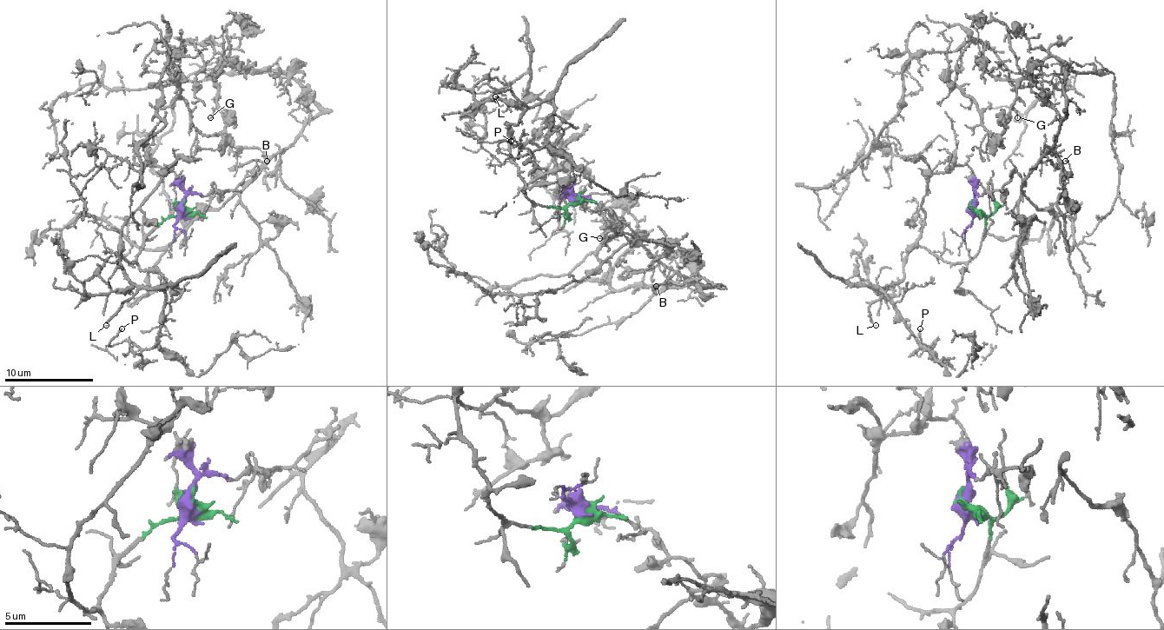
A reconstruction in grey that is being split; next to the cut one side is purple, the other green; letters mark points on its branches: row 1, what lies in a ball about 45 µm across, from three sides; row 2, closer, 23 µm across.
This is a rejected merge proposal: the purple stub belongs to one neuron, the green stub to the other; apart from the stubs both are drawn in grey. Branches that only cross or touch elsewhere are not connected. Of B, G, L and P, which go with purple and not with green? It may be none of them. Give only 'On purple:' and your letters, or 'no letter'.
On purple: B, G

